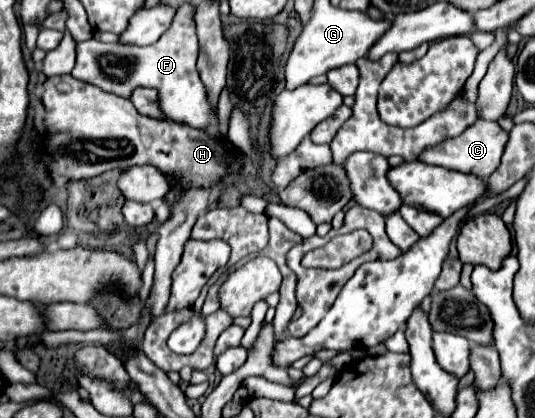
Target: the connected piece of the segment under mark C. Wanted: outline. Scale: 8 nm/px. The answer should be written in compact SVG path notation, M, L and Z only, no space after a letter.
M477 120L461 136L449 138L449 140L441 142L437 148L431 148L429 152L423 152L421 160L425 164L443 166L443 168L457 170L457 172L473 172L473 174L477 174L477 176L487 180L501 164L501 156L503 156L507 140L509 140L509 132L505 132L497 122Z

